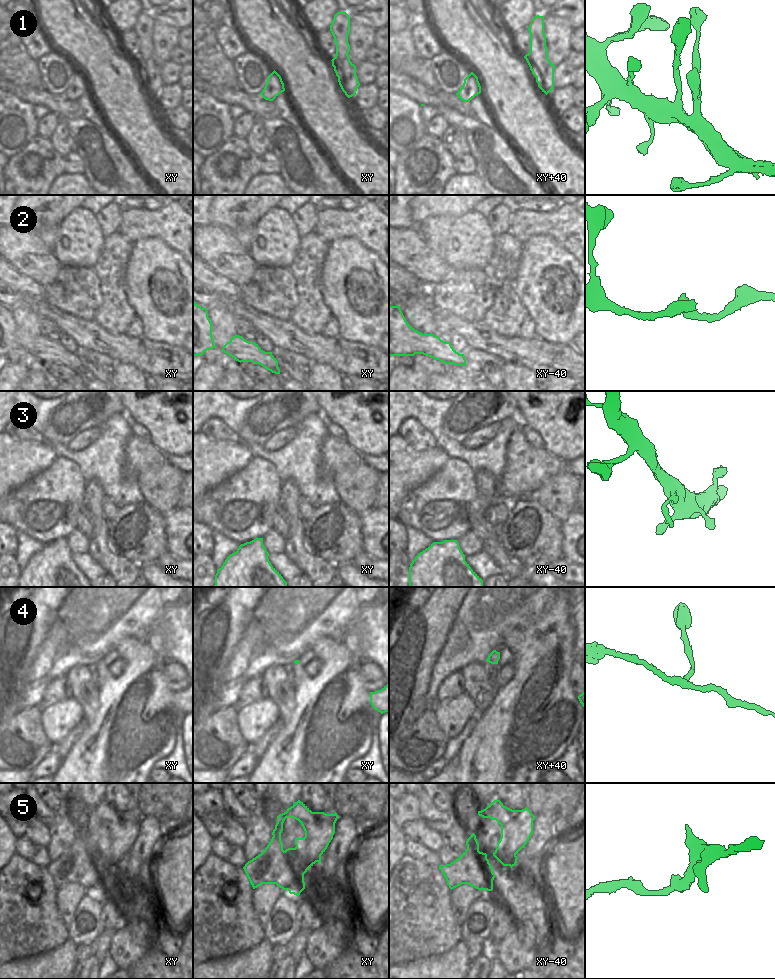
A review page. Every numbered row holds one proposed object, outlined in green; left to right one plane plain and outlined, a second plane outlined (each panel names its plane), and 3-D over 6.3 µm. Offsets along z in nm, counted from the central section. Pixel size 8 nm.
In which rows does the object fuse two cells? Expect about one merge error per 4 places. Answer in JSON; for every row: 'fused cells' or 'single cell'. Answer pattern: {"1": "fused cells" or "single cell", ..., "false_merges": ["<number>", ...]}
{"1": "single cell", "2": "single cell", "3": "single cell", "4": "single cell", "5": "single cell", "false_merges": []}

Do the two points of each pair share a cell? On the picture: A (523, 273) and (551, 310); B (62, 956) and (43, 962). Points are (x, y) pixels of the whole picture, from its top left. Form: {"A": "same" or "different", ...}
{"A": "same", "B": "same"}

